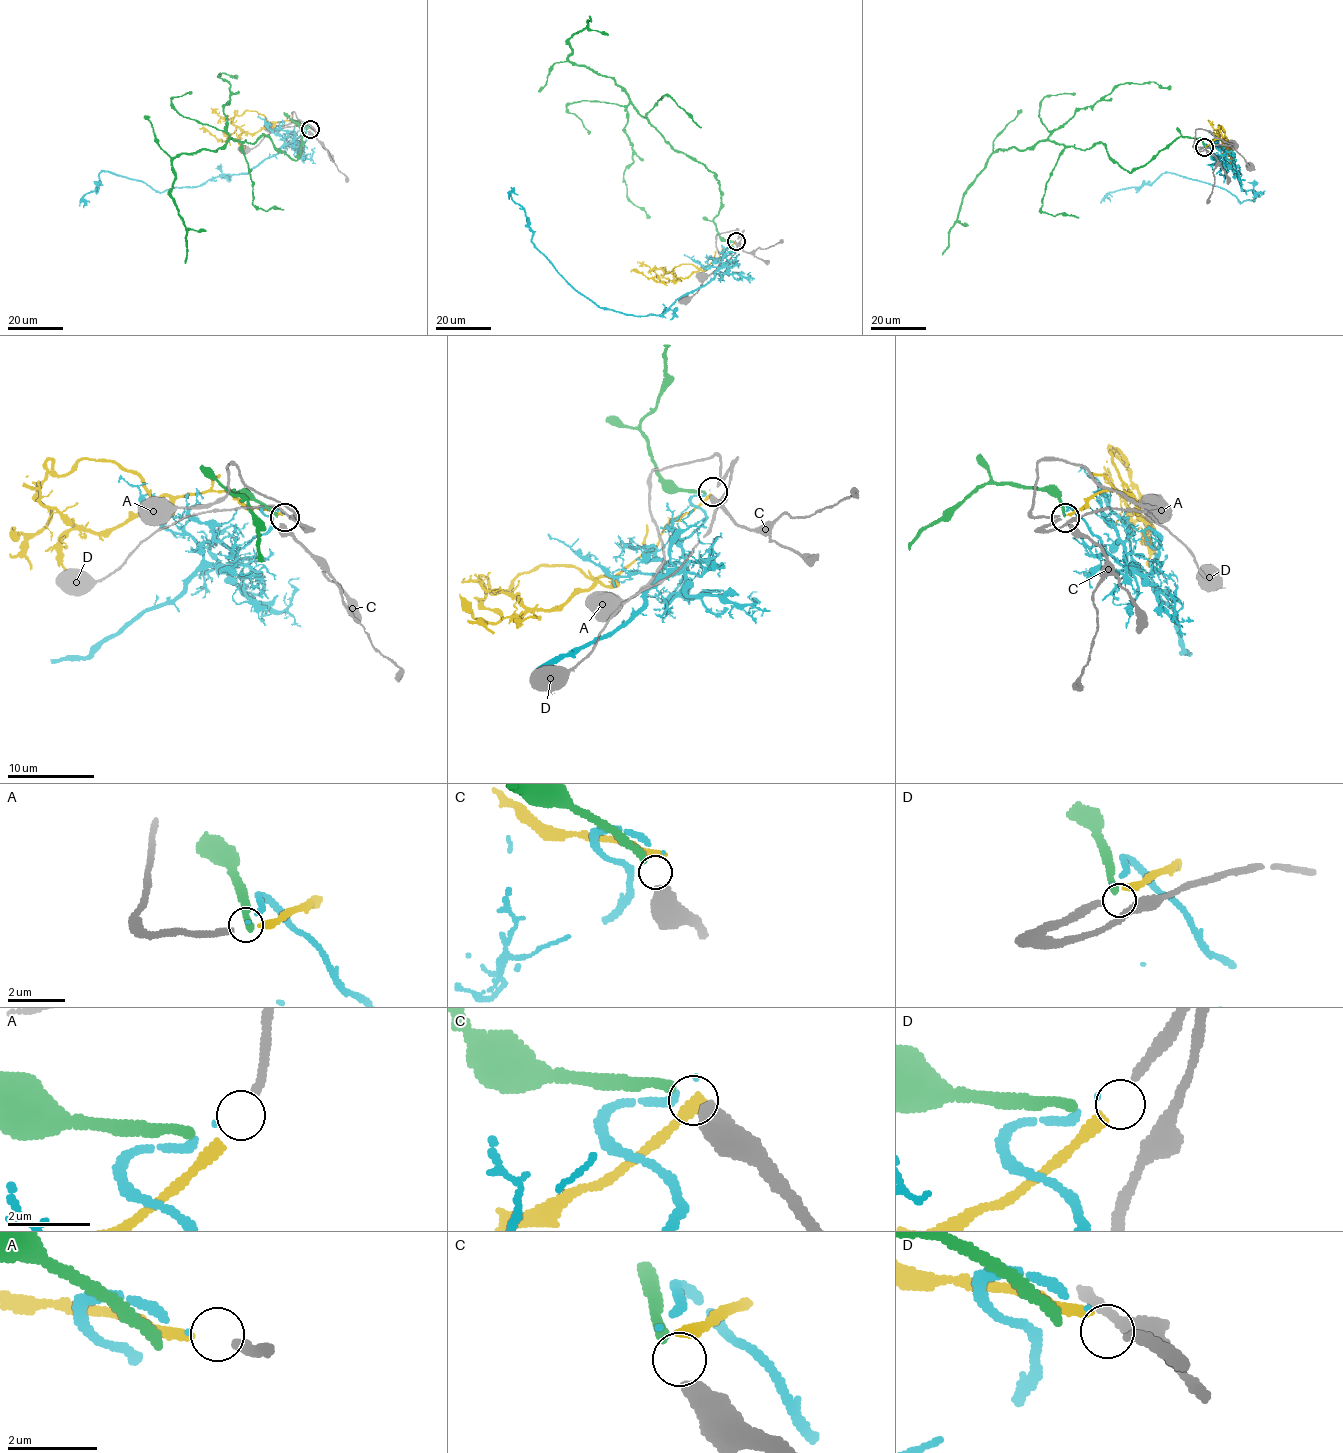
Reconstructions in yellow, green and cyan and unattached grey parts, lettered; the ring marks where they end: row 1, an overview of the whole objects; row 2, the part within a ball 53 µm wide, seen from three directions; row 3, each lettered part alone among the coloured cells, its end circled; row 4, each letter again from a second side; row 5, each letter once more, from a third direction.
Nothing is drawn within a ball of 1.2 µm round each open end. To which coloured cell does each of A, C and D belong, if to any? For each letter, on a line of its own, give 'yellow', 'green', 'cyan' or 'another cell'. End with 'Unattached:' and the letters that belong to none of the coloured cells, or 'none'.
A: cyan
C: green
D: yellow
Unattached: none

